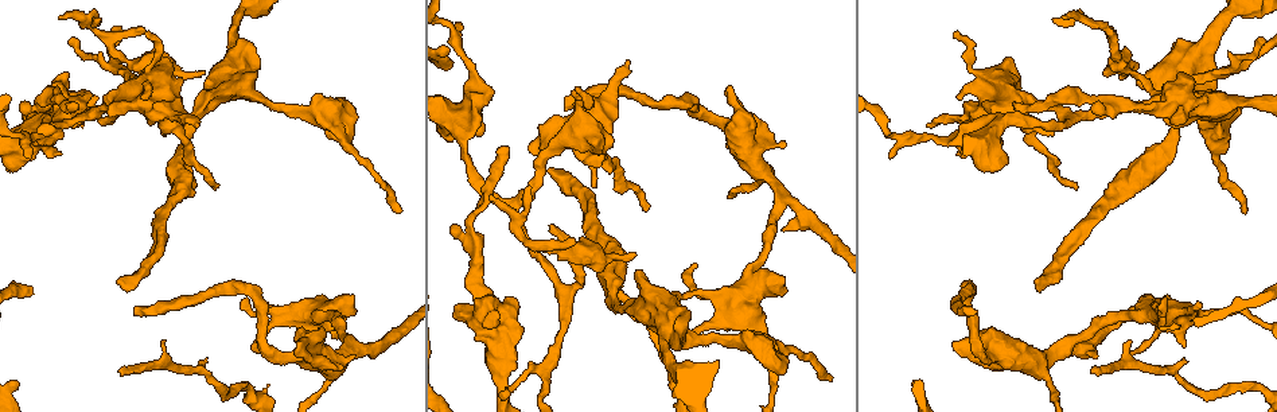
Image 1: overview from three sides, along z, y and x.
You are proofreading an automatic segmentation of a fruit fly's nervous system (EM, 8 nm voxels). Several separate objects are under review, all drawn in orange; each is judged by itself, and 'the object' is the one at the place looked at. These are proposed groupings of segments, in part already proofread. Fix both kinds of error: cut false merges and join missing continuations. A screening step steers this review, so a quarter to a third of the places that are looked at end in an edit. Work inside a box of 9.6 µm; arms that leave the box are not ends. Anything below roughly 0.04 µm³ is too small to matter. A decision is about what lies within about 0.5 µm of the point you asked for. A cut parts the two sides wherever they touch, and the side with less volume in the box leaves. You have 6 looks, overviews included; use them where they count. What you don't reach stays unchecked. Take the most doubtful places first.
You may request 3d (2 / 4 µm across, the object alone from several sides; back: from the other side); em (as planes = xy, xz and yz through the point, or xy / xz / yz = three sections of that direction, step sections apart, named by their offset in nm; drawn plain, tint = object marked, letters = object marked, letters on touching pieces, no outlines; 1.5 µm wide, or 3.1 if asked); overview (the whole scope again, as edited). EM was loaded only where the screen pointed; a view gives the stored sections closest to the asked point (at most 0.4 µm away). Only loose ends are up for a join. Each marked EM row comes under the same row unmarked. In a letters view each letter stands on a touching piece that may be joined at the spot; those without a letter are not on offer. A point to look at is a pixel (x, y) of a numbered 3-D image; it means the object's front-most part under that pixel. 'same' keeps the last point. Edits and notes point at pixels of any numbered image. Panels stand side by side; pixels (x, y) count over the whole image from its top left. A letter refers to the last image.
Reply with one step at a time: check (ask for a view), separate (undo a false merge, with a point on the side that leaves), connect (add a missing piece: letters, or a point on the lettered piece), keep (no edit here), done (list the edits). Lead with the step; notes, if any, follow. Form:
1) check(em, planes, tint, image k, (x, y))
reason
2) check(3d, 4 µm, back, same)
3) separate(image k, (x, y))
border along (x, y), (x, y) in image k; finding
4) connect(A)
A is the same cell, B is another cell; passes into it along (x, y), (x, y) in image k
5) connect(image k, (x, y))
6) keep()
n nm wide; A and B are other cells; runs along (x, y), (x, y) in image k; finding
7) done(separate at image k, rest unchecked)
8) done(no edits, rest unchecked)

check(3d, 4 µm, image 1, (1037, 281))
free end

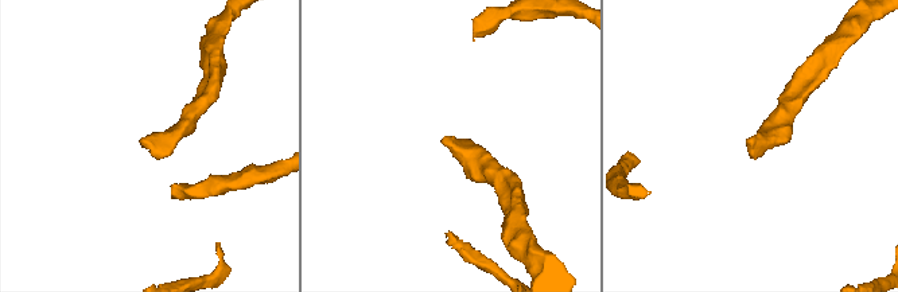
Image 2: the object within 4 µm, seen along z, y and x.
check(em, planes, tint, image 2, (748, 140))

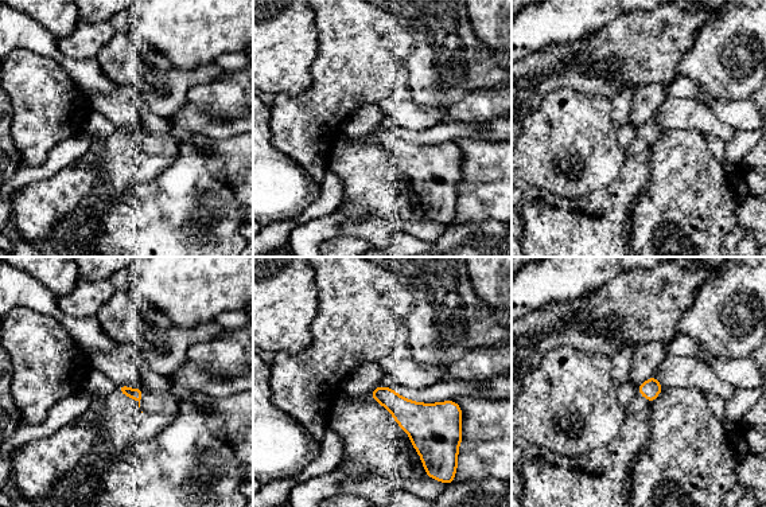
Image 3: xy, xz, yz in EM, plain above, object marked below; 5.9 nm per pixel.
check(em, planes, letters, same)
what lies round it

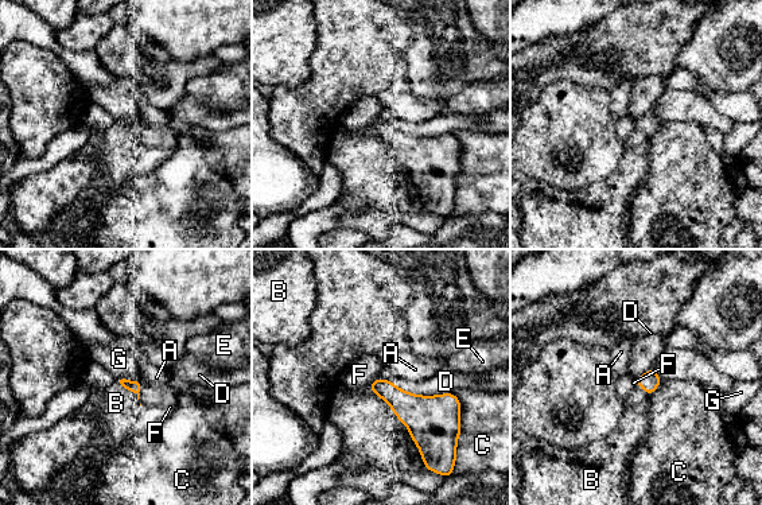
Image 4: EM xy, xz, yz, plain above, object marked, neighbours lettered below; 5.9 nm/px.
connect(image 4, (116, 403))
B is the same cell, A, C, D, E, F and G are other cells; the cell continues

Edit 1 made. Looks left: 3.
check(3d, 2 µm, image 1, (399, 211))
an open end

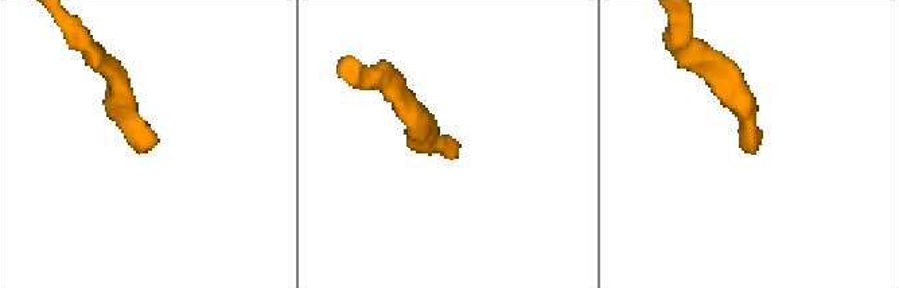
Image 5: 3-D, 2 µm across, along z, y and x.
check(em, planes, letters, image 5, (758, 143))
shape alone is not enough

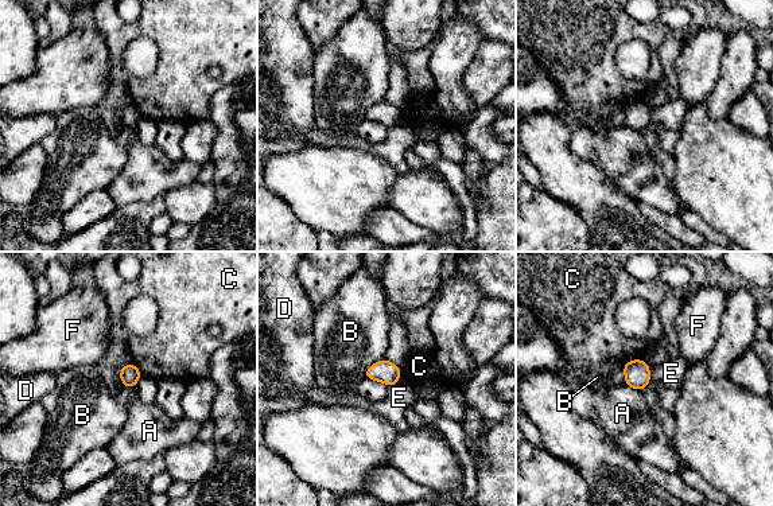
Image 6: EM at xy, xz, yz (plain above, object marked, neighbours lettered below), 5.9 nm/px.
keep()
B touches over 170 nm; A, B, C, D, E and F are other cells; border along (397, 382), (389, 386) in image 6; no lettered piece goes on from it

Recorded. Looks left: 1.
check(em, planes, letters, image 1, (122, 374))
an open end

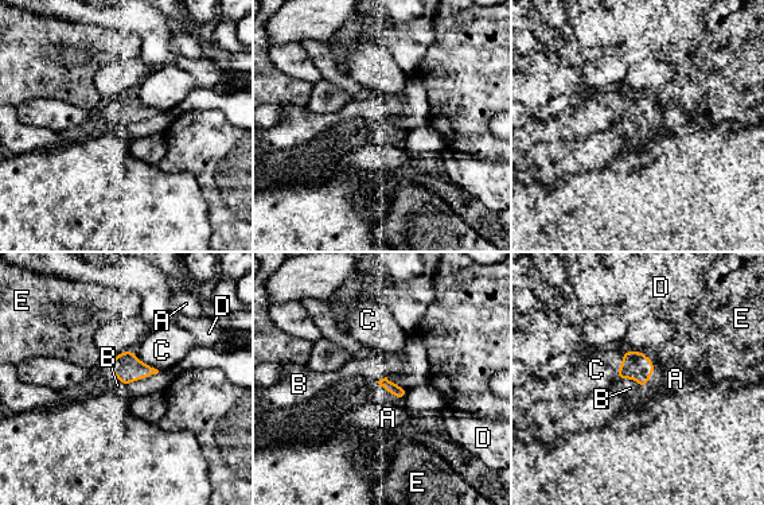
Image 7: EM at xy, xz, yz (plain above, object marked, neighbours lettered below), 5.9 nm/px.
connect(image 7, (630, 388))
C touches over 180 nm; B is the same cell, A, C, D and E are other cells; the cell continues

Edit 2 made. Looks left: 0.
done(connect at image 4, connect at image 7, rest unchecked)

